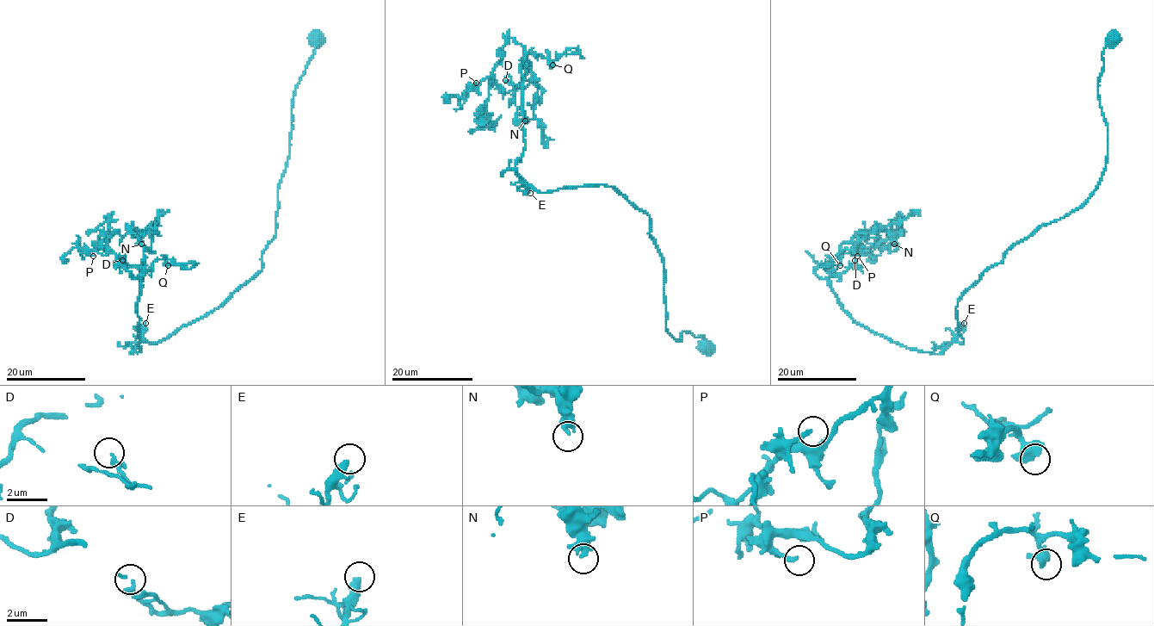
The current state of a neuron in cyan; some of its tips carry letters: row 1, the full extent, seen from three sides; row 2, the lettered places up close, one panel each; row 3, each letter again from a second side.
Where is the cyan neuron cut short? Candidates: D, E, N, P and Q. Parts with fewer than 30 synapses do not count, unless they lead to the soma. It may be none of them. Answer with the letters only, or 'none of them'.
E

